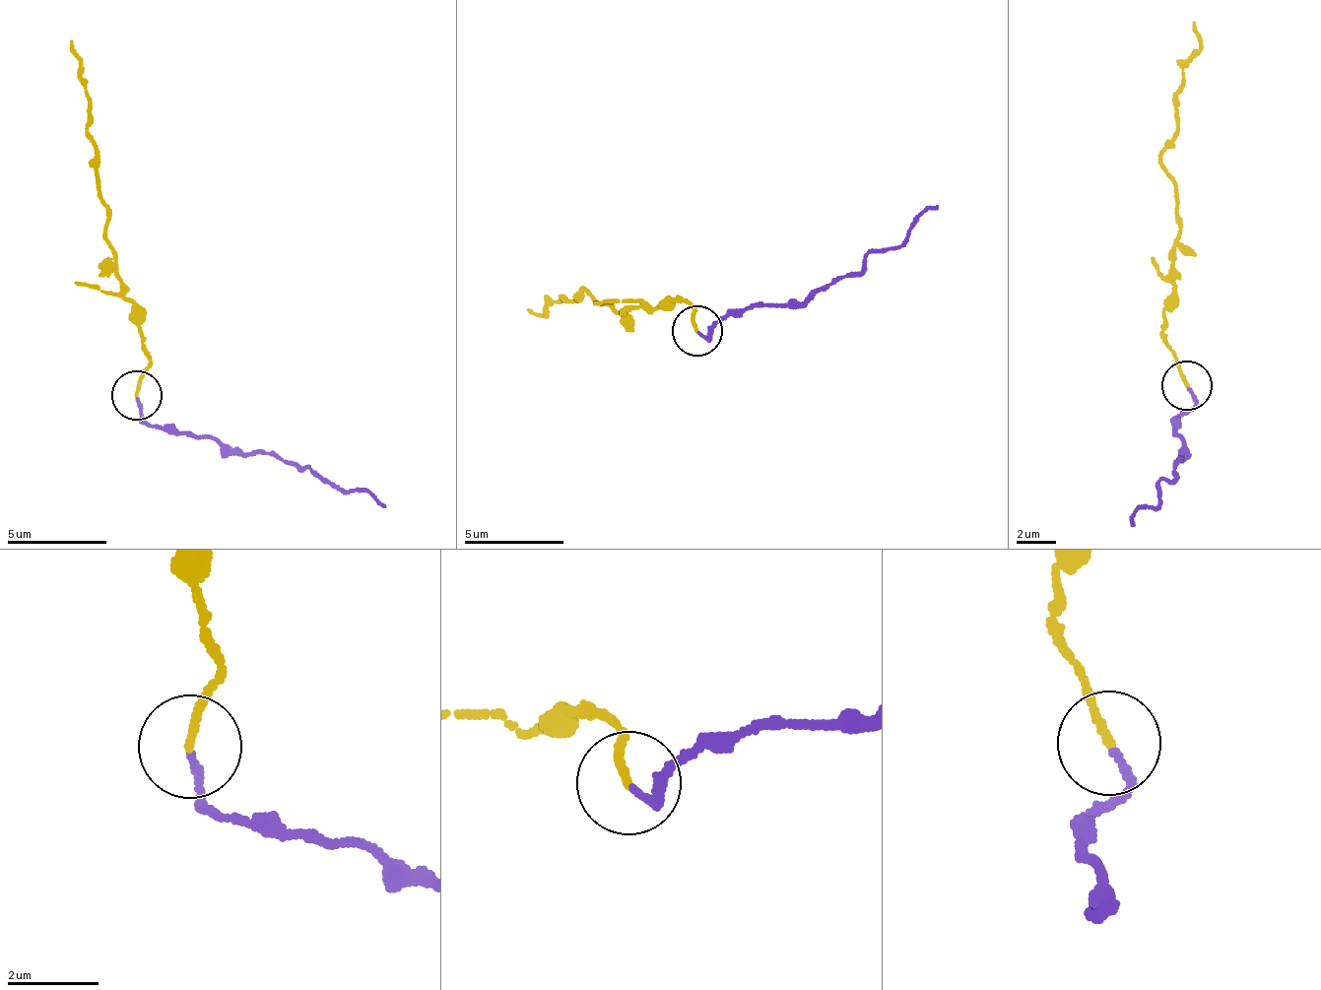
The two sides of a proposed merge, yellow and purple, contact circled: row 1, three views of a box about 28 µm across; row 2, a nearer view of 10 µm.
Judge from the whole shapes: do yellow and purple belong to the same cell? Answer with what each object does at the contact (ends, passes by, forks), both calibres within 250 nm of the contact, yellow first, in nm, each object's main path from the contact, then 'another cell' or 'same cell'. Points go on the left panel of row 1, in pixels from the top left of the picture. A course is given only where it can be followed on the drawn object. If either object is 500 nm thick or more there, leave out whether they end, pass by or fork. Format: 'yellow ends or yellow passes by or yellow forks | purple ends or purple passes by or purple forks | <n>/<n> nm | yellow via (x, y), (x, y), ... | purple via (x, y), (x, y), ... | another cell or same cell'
yellow ends | purple ends | 160/150 nm | yellow via (136, 397), (150, 363), (142, 311), (125, 296), (112, 250), (107, 206), (97, 183), (92, 107), (70, 41) | purple via (136, 397), (139, 411), (153, 427), (257, 451), (305, 469), (339, 490), (366, 493), (384, 508) | another cell

